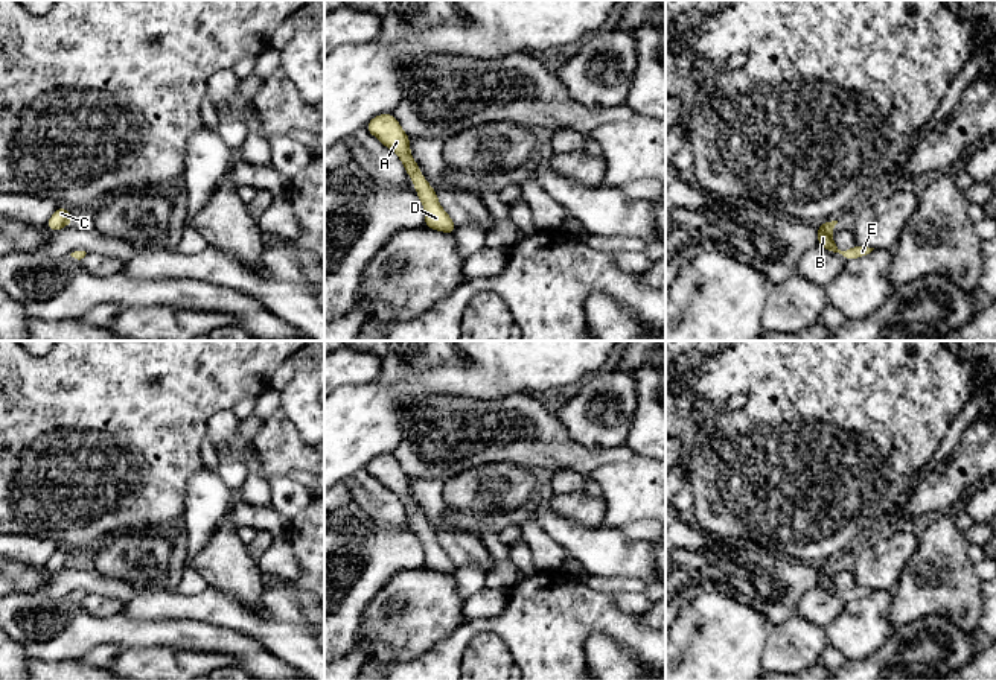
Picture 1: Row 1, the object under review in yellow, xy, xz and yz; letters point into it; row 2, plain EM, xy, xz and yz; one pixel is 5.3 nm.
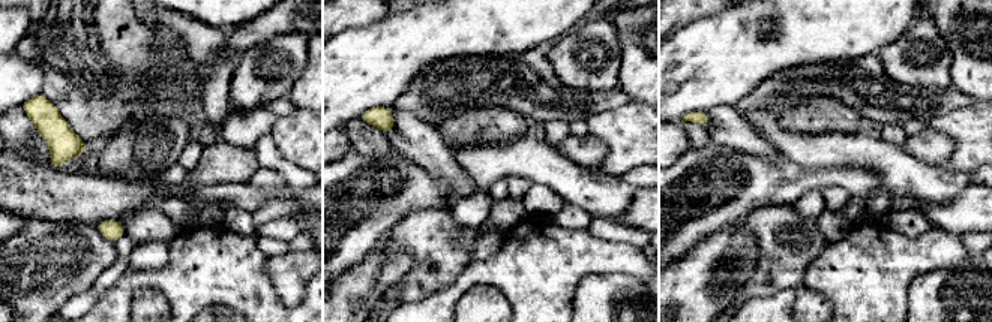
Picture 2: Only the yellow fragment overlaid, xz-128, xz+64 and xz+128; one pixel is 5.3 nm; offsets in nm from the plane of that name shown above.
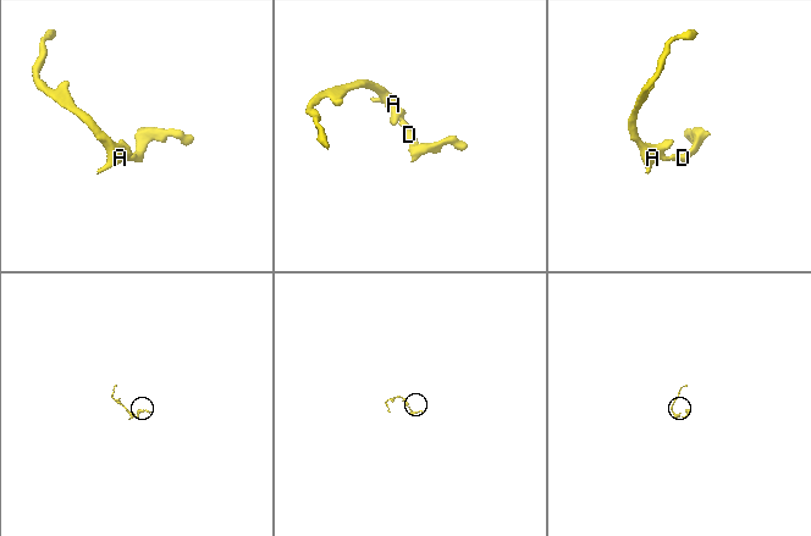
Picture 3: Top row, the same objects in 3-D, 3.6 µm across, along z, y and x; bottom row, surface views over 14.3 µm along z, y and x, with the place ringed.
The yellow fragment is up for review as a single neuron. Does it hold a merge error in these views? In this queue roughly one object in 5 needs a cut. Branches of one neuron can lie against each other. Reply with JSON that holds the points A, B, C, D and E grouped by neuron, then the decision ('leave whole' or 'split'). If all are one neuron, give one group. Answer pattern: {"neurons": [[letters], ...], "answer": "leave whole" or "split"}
{"neurons": [["A", "B", "C", "D", "E"]], "answer": "leave whole"}

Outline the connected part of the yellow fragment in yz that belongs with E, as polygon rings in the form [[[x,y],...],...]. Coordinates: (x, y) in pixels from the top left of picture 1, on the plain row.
[[[838,561],[818,564],[818,586],[819,587],[822,587],[824,590],[827,590],[833,595],[844,598],[845,601],[864,598],[874,590],[874,589],[868,589],[868,587],[862,587],[862,586],[854,586],[848,592],[839,590],[832,580],[833,569],[836,564],[838,564]]]

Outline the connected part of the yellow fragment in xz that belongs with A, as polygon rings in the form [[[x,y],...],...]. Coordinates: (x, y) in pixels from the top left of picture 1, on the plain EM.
[[[391,453],[379,455],[366,466],[366,470],[384,487],[393,491],[404,504],[405,511],[414,523],[416,534],[425,549],[423,567],[455,575],[457,566],[439,545],[436,531],[422,517],[420,508],[413,500],[410,493],[410,478],[405,475],[394,456]]]

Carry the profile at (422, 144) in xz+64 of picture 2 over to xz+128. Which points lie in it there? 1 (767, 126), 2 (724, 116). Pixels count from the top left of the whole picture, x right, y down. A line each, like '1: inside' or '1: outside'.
1: outside
2: inside

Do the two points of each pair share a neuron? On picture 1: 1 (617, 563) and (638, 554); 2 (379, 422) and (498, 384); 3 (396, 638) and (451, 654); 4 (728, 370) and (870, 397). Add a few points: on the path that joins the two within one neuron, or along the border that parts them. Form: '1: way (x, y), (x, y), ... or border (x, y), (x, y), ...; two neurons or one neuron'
1: way (622, 559), (634, 559); one neuron
2: way (401, 396), (428, 382), (466, 382); one neuron
3: border (459, 627), (419, 656), (396, 662); two neurons
4: way (763, 370), (835, 370); one neuron

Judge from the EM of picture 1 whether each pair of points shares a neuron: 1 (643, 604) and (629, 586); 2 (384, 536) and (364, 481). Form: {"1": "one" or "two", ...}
{"1": "two", "2": "two"}

